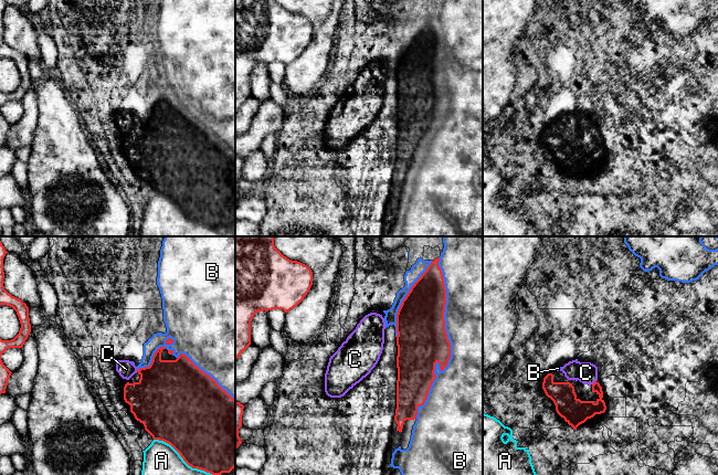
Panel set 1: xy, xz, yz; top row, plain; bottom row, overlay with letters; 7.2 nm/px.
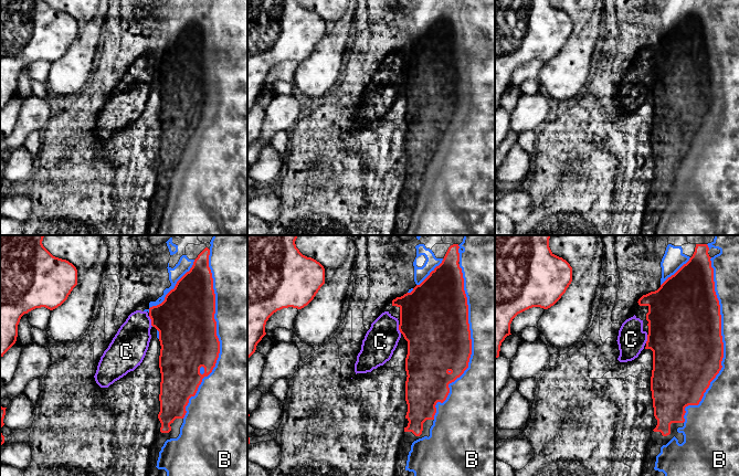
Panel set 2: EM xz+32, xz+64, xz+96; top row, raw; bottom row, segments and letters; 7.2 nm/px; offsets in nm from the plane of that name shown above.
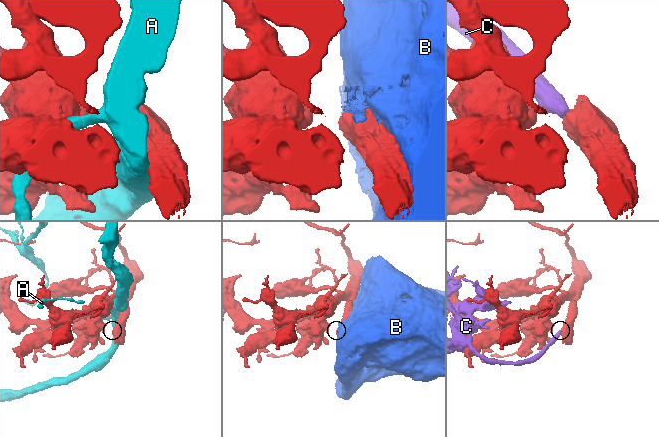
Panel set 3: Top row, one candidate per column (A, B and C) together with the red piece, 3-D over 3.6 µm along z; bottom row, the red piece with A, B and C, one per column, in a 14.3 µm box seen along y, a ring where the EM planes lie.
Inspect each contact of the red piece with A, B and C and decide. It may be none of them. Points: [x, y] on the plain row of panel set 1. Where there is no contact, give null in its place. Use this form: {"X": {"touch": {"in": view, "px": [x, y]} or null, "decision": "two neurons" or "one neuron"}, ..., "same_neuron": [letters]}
{"A": {"touch": {"in": "xy", "px": [183, 212]}, "decision": "two neurons"}, "B": {"touch": {"in": "xz", "px": [450, 99]}, "decision": "two neurons"}, "C": {"touch": {"in": "yz", "px": [594, 135]}, "decision": "one neuron"}, "same_neuron": ["C"]}

